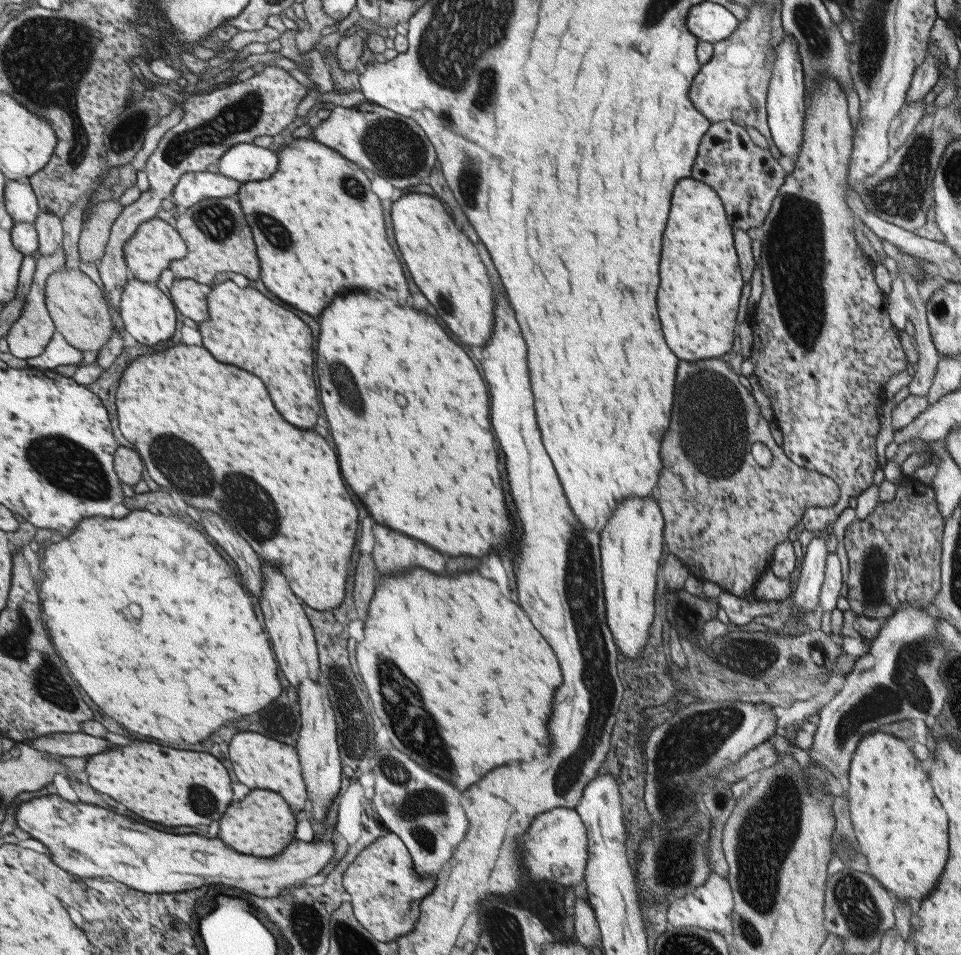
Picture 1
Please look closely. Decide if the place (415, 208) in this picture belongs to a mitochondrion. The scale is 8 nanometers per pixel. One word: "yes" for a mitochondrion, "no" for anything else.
no

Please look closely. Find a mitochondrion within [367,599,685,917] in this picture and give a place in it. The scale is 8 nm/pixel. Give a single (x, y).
(402, 706)

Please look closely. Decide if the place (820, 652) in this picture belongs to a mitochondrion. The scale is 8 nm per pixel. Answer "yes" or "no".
yes

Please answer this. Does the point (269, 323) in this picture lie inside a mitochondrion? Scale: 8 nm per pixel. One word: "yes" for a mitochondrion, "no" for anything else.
no

